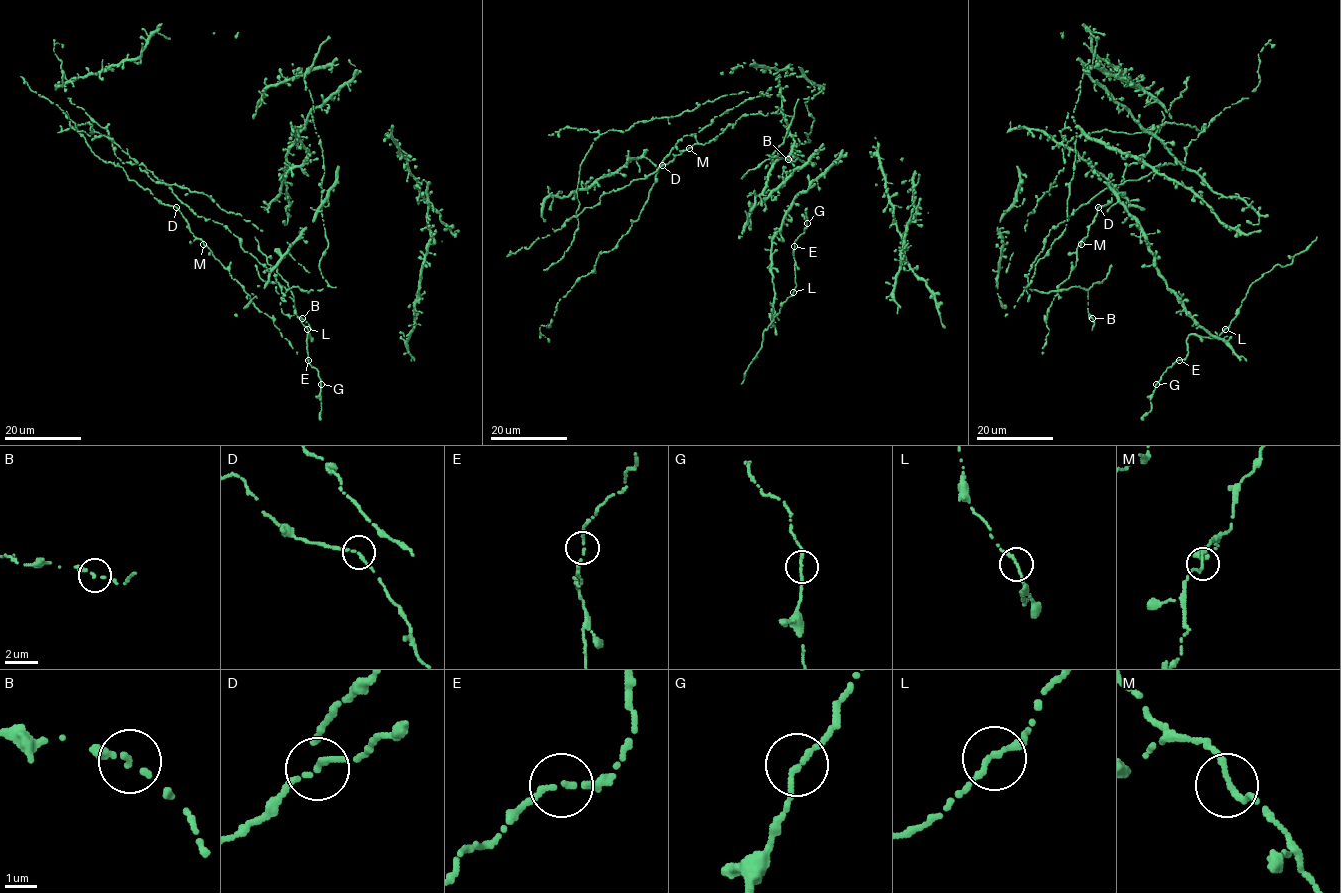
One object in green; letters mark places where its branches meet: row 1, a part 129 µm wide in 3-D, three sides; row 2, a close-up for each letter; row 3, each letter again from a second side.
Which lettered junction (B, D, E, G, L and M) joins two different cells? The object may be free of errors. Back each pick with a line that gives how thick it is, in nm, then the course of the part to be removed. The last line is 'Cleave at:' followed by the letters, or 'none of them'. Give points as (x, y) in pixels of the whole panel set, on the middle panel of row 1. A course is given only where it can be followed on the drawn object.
Cleave at: none of them

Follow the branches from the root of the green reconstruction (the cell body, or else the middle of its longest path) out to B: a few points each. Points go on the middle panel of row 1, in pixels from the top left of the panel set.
B: (808, 133), (814, 118), (805, 102), (813, 95), (798, 100), (784, 142), (772, 155), (766, 155), (787, 159)

